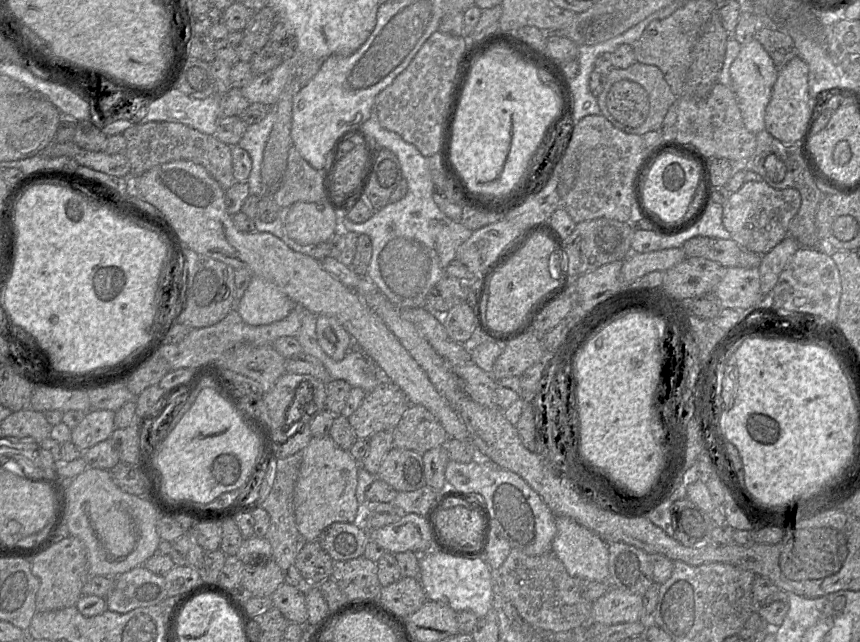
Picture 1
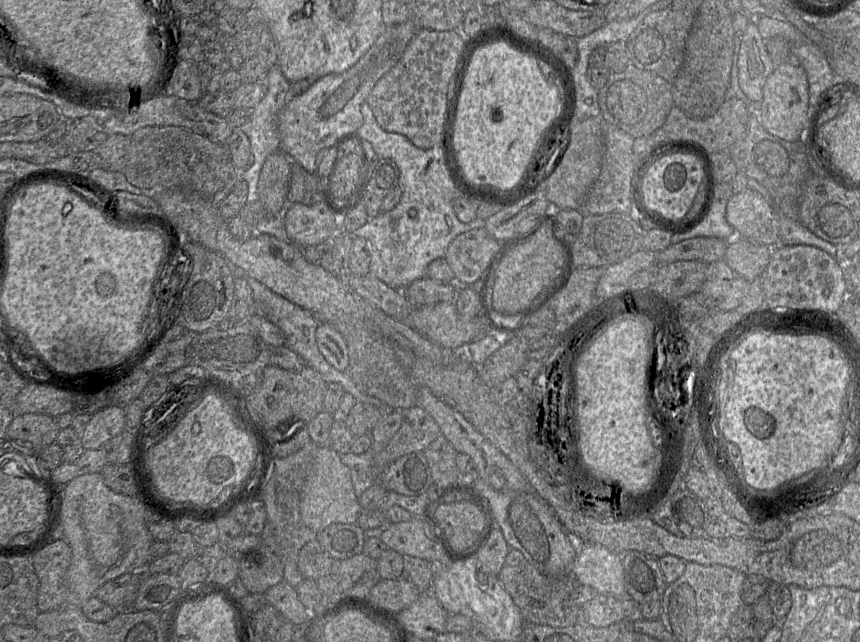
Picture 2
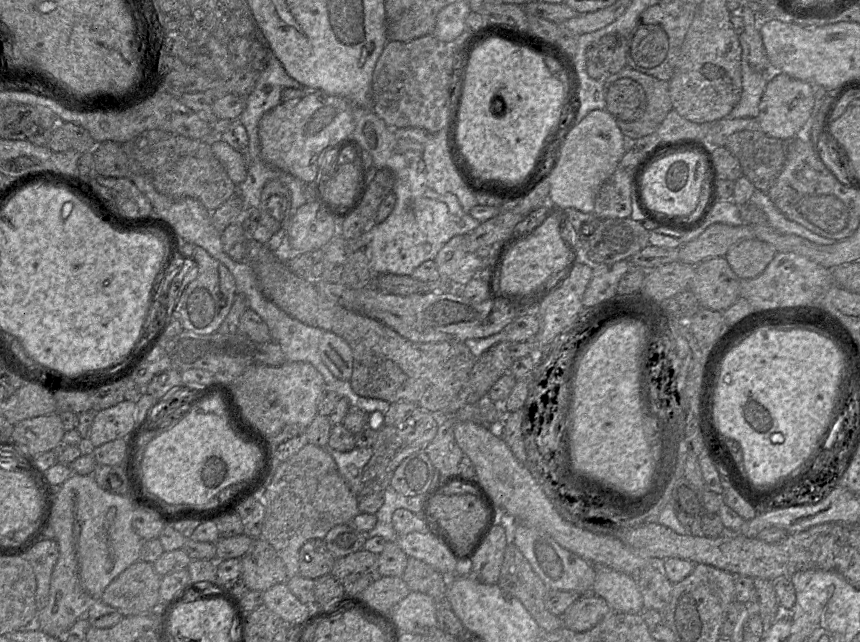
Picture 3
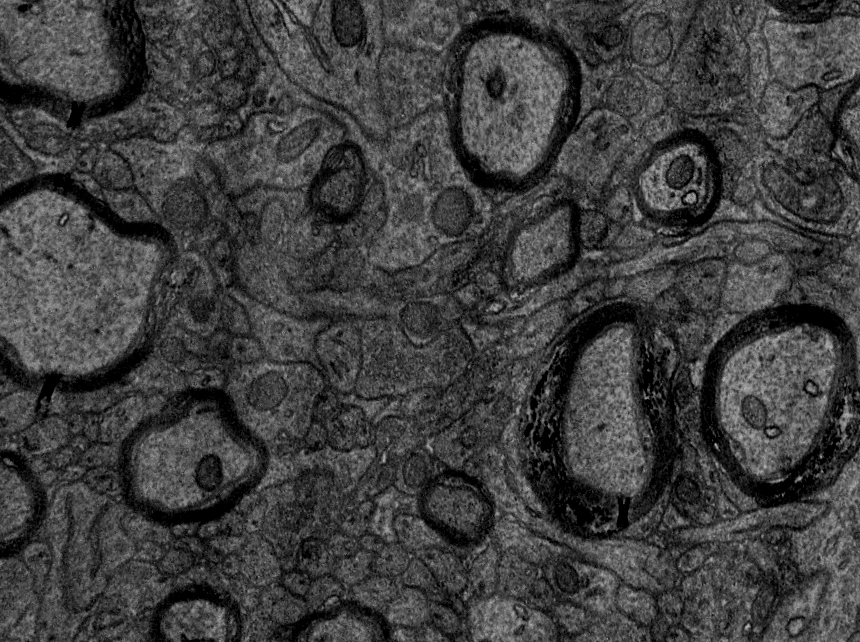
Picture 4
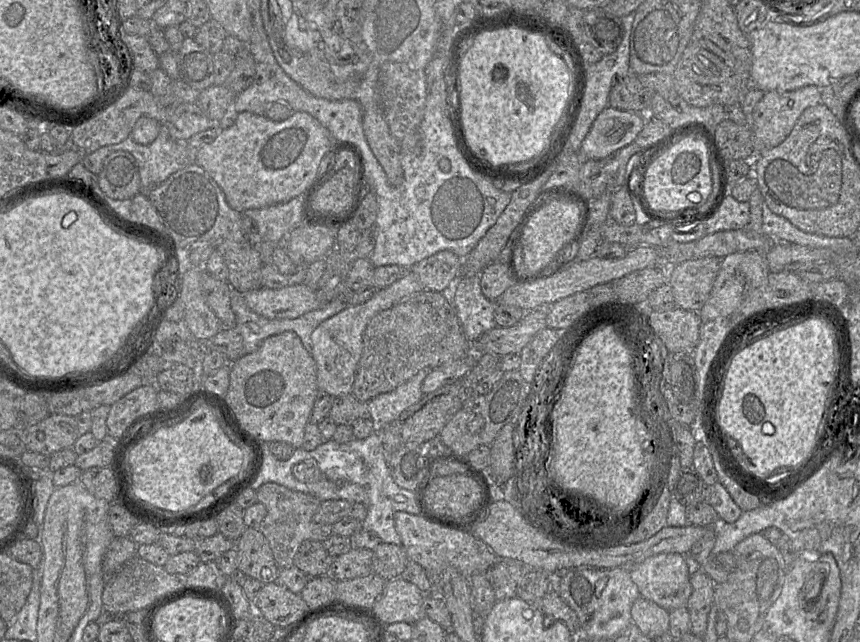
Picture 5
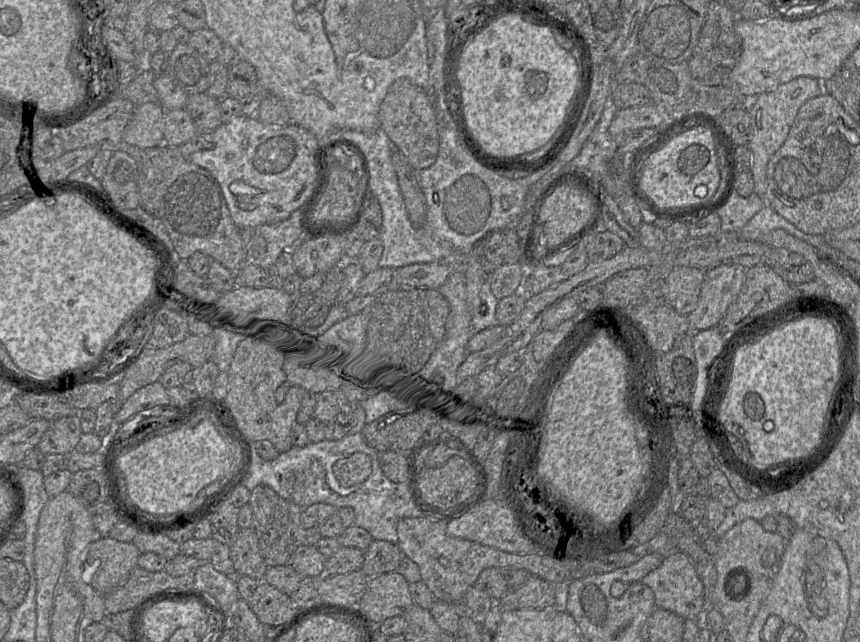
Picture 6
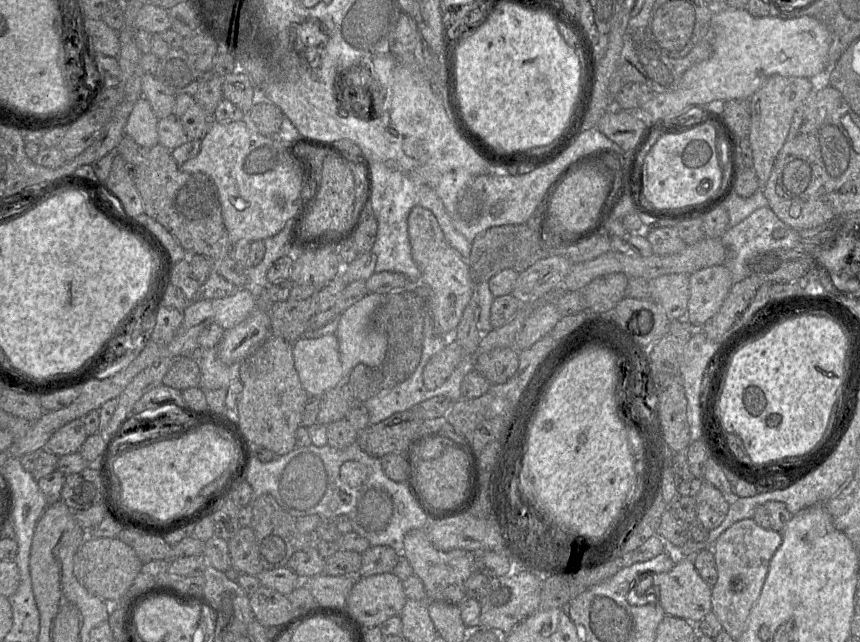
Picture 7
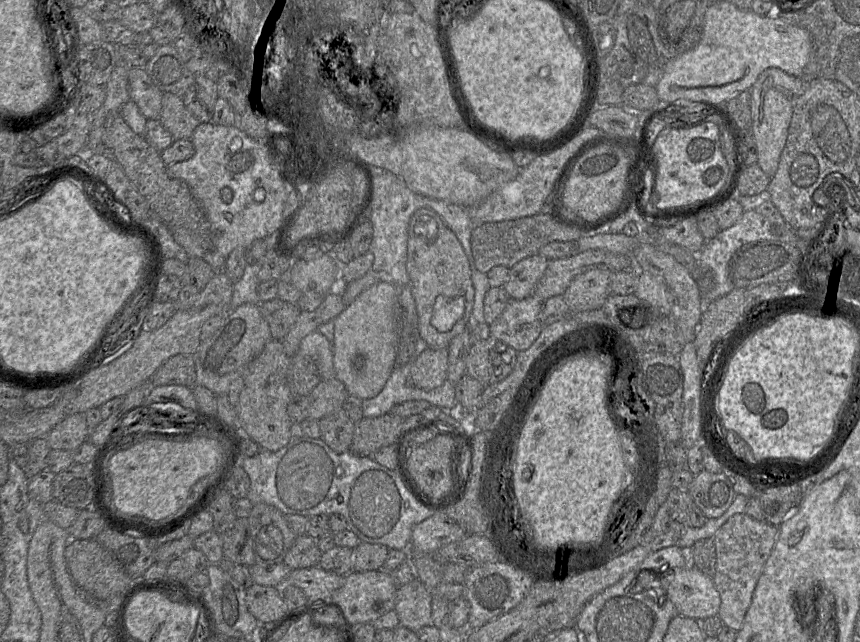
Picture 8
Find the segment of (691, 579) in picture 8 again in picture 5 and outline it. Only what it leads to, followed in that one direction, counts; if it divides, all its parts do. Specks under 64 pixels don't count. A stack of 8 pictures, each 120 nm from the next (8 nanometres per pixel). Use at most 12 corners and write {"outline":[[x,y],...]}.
{"outline":[[660,553],[629,568],[643,598],[667,611],[687,607],[685,555]]}

